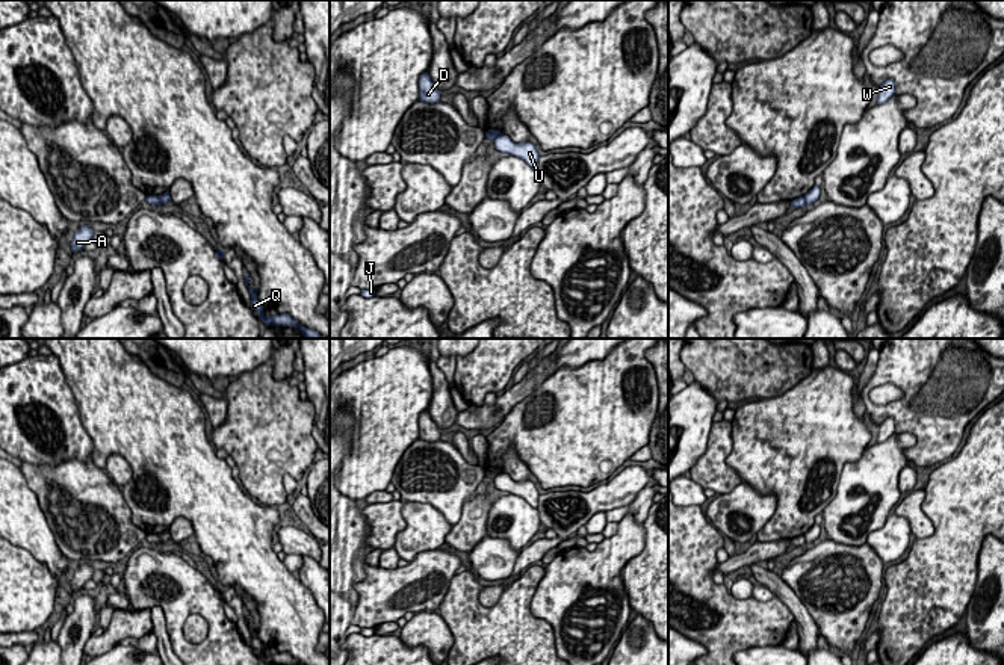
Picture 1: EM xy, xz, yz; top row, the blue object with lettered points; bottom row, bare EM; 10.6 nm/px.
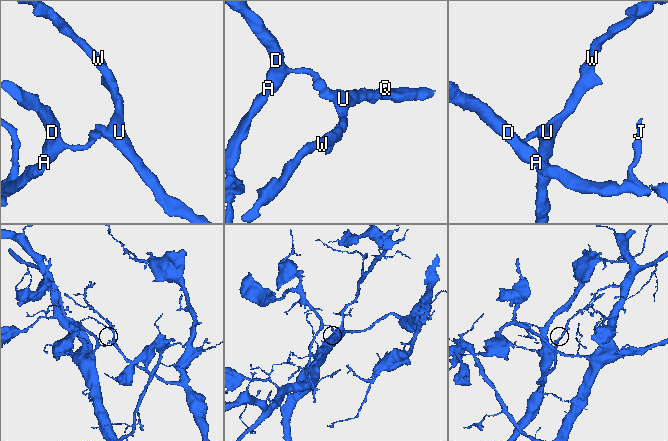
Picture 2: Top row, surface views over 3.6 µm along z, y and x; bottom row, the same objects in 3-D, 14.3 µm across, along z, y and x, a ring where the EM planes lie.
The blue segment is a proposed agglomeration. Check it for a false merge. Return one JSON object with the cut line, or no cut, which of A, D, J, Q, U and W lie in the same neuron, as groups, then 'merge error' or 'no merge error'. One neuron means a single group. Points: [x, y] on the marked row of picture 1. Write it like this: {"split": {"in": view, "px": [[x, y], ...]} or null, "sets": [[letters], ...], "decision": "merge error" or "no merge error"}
{"split": {"in": "yz", "px": [[803, 197], [806, 204]]}, "sets": [["A", "D", "J"], ["Q", "U", "W"]], "decision": "merge error"}

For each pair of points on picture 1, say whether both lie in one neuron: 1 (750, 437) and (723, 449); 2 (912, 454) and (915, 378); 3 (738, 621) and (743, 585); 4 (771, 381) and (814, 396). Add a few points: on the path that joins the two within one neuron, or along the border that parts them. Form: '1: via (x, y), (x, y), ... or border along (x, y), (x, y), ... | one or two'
1: border along (731, 422), (732, 451), (726, 463), (741, 479) | two
2: via (921, 436), (921, 404), (914, 396) | one
3: border along (731, 593), (738, 599), (752, 597) | two
4: border along (812, 368), (782, 393), (756, 399) | two

